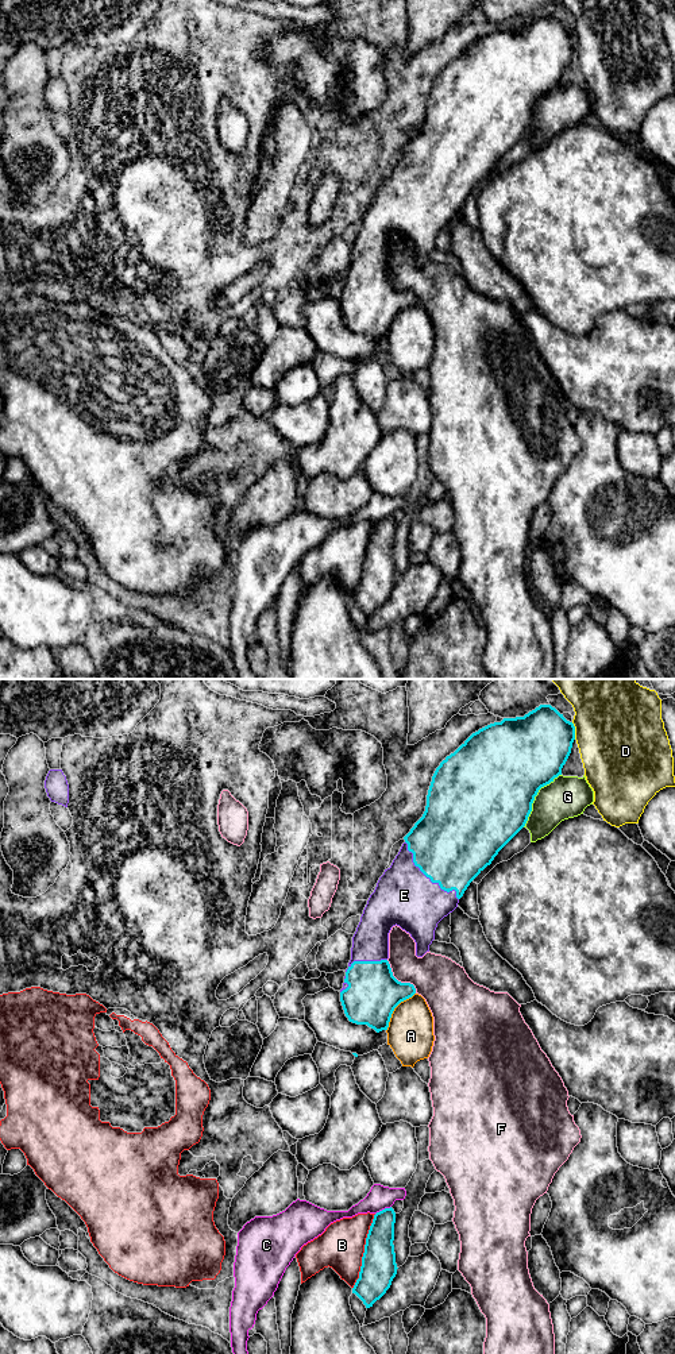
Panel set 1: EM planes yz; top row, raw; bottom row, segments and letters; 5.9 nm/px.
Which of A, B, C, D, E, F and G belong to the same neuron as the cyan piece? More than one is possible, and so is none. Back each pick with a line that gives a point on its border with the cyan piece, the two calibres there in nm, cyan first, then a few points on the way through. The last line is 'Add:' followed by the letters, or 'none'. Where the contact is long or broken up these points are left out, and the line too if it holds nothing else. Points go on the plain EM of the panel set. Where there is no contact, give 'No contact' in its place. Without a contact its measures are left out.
E: Touches cyan at yz (428, 185). Thickness 480 nm (cyan) against 360 nm
Add: E

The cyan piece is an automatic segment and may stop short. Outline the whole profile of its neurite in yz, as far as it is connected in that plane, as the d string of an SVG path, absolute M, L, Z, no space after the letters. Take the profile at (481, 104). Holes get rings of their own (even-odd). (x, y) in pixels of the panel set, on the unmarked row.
M540 13L524 26L504 27L479 38L440 72L432 85L423 126L404 146L398 163L379 186L352 246L351 269L340 298L340 310L350 331L367 333L377 342L387 339L394 317L416 302L413 293L401 292L393 285L387 270L392 236L397 234L410 243L417 266L429 261L437 232L458 216L470 192L525 135L539 99L562 84L574 49L574 32L551 13Z

